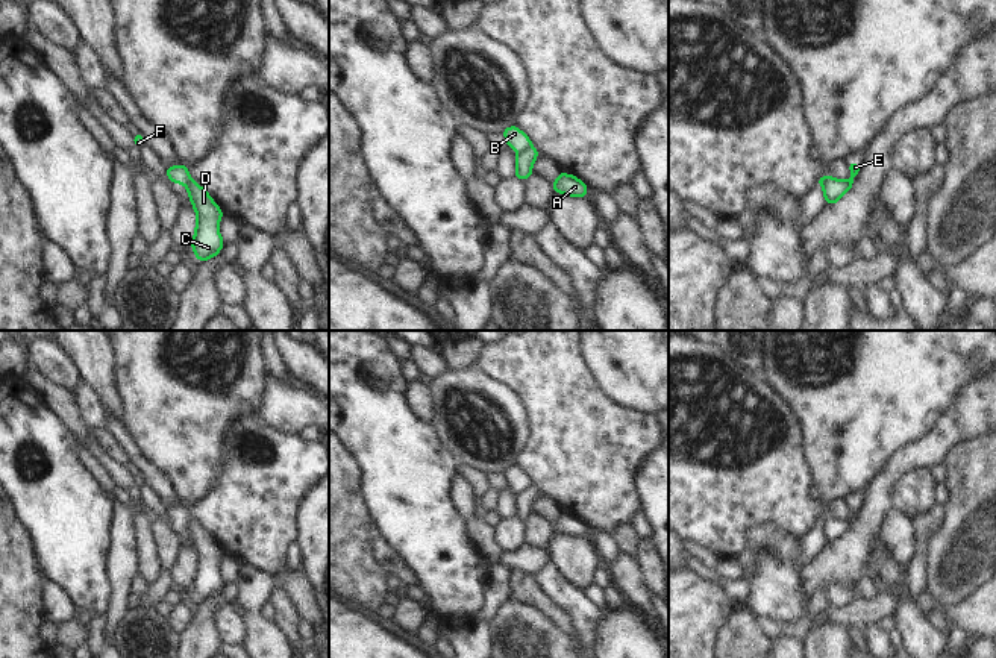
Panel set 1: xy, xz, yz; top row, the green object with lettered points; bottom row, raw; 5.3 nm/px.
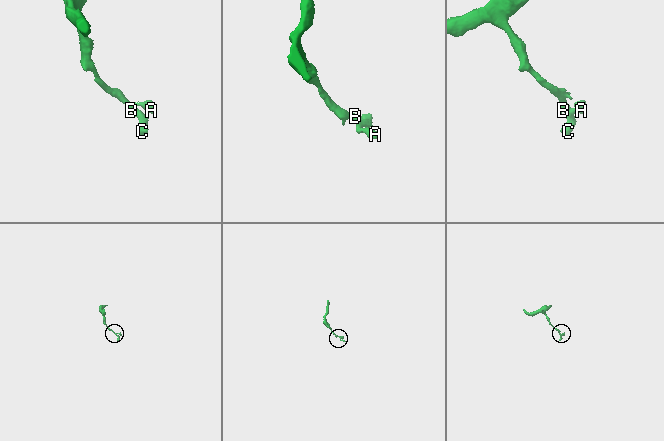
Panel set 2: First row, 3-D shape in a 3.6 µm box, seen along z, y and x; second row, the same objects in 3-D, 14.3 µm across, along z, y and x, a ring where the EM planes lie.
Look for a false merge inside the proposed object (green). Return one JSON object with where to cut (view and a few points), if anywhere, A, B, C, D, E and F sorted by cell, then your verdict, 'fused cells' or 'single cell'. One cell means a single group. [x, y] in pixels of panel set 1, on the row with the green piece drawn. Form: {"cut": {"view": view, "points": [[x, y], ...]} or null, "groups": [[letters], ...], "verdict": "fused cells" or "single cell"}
{"cut": {"view": "xz", "points": [[531, 146], [519, 153]]}, "groups": [["A", "C", "D", "E"], ["B", "F"]], "verdict": "fused cells"}

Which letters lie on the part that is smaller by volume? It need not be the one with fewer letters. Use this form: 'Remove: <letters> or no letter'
Remove: A, C, D, E

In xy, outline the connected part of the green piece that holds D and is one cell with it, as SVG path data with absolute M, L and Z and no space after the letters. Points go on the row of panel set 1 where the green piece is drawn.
M189 180L186 188L188 197L197 214L191 249L194 250L197 261L202 262L218 255L224 246L224 241L218 233L218 221L224 214L199 183Z

